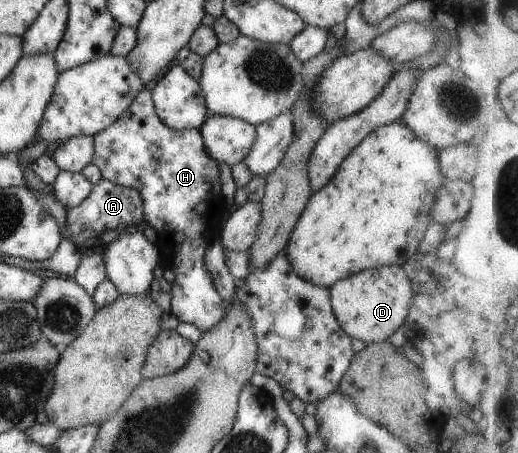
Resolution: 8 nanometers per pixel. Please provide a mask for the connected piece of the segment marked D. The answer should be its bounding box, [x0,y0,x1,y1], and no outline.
[329,266,413,343]

